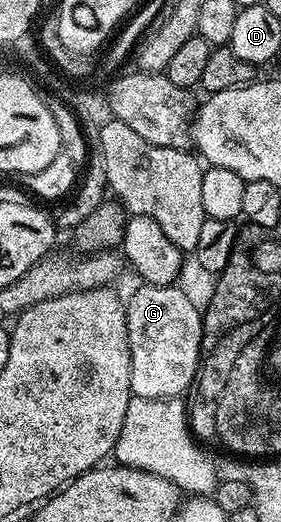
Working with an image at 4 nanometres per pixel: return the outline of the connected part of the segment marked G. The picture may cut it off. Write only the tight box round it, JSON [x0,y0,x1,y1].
[125,284,202,398]

